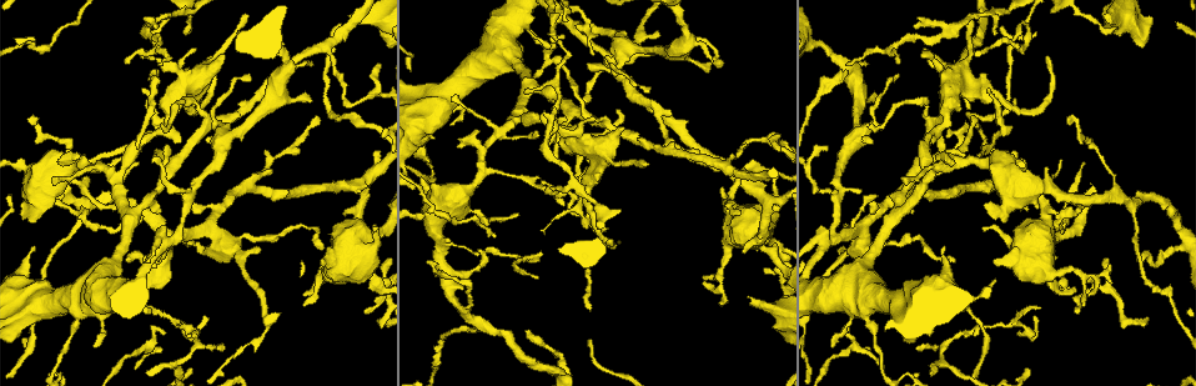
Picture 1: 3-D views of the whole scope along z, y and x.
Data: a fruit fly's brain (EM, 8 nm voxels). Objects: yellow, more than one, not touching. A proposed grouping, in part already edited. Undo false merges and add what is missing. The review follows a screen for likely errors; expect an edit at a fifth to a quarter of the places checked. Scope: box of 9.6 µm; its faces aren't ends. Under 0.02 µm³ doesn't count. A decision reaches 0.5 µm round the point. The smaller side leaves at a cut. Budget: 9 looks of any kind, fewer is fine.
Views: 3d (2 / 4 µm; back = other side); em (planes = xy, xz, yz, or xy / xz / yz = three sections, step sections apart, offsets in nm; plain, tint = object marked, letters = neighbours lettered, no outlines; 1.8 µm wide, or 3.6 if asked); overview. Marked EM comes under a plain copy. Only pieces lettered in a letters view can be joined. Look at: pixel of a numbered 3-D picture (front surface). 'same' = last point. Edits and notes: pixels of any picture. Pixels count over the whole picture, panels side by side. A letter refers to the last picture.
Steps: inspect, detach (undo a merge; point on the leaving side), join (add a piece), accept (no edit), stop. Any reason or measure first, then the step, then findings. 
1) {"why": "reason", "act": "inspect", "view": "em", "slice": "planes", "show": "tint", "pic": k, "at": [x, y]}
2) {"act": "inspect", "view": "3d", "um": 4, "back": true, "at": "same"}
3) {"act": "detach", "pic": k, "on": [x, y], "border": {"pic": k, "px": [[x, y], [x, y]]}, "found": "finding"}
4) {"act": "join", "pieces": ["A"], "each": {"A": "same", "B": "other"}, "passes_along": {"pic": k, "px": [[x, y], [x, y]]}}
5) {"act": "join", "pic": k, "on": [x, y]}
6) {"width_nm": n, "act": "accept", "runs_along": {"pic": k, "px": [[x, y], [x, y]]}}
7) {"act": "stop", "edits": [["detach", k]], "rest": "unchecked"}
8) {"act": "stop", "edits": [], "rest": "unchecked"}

{"why": "free end", "act": "inspect", "view": "3d", "um": 4, "pic": 1, "at": [431, 139]}

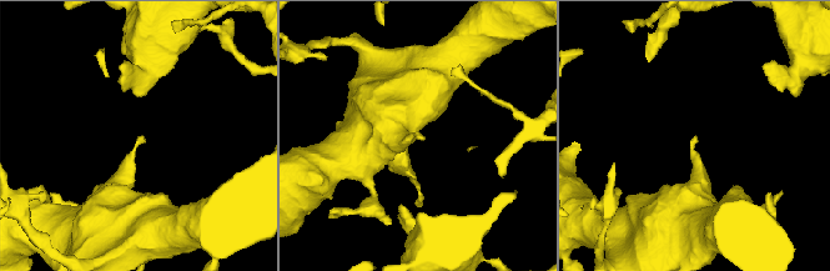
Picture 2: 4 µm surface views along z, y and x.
{"why": "need the tissue", "act": "inspect", "view": "em", "slice": "xz", "step": 8, "show": "letters", "pic": 2, "at": [422, 138]}

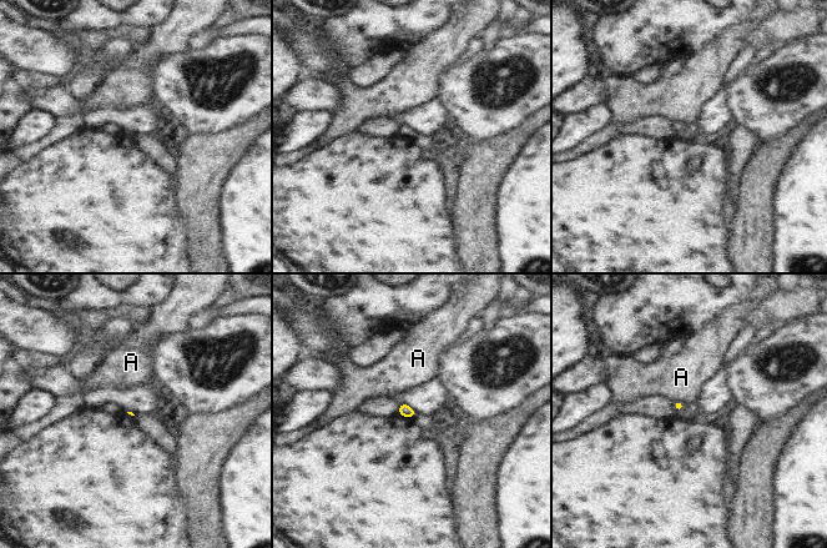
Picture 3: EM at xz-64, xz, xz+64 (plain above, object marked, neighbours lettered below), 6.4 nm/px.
{"act": "accept", "each": {"A": "other"}, "border": {"pic": 3, "px": [[674, 398], [686, 407]]}, "found": "no lettered piece goes on from it"}

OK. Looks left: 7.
{"why": "sudden change in width", "act": "inspect", "view": "3d", "um": 2, "back": true, "pic": 1, "at": [582, 203]}

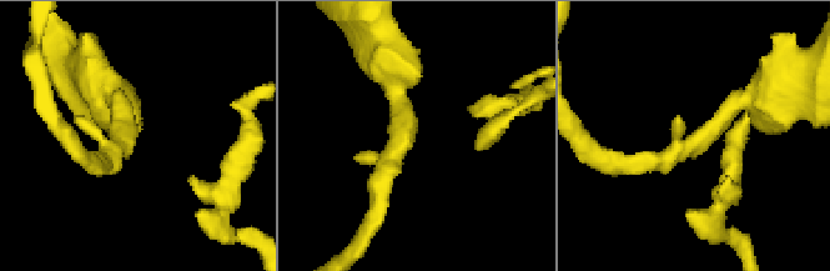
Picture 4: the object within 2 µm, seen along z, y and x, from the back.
{"why": "shape alone is not enough", "act": "inspect", "view": "em", "slice": "planes", "show": "letters", "pic": 4, "at": [121, 144]}

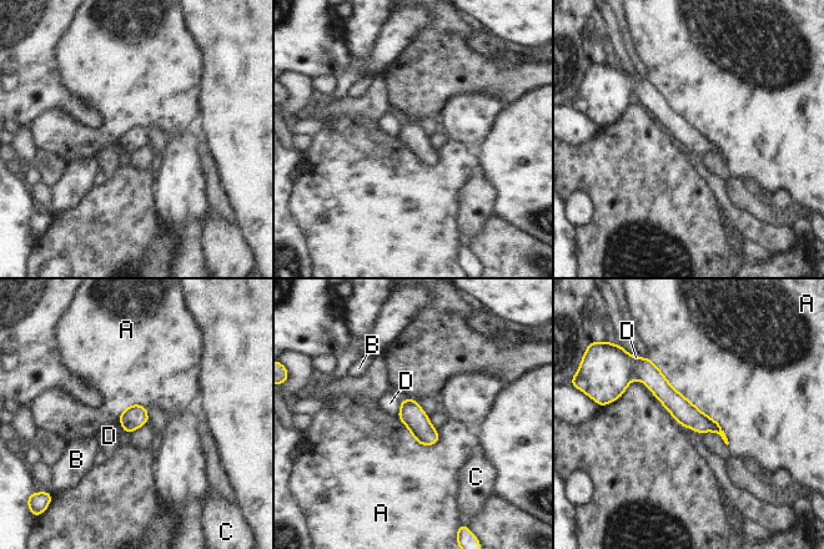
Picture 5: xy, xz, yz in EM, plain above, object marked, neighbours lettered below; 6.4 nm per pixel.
{"longest_contact_nm": ["A", 750], "act": "accept", "each": {"A": "other", "B": "other", "C": "other", "D": "other"}, "runs_along": {"pic": 5, "px": [[646, 361], [691, 417], [718, 429]]}, "found": "all the same neuron"}

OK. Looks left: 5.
{"why": "stops while still wide", "act": "inspect", "view": "3d", "um": 2, "pic": 1, "at": [348, 15]}

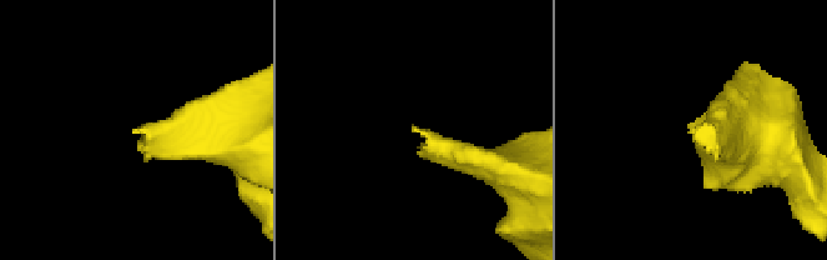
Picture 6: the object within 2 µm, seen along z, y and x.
{"why": "need the tissue", "act": "inspect", "view": "em", "slice": "planes", "show": "tint", "pic": 6, "at": [137, 133]}

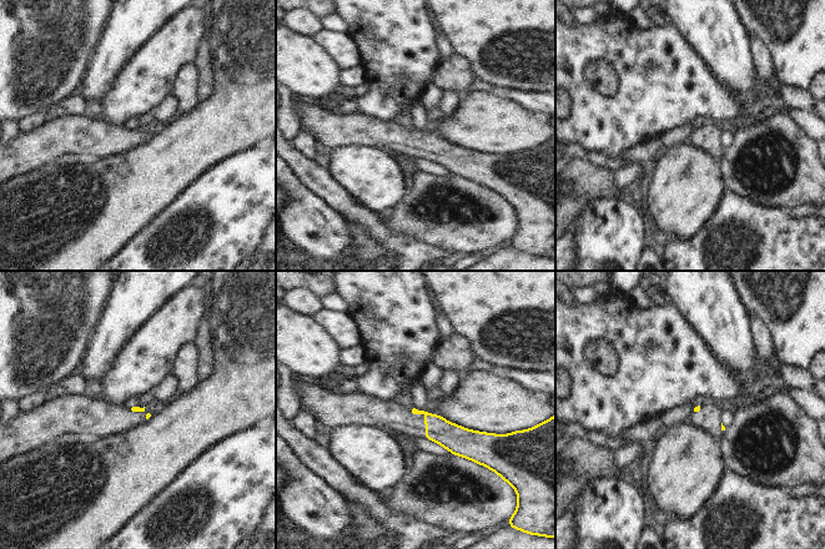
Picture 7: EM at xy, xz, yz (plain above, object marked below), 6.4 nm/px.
{"act": "inspect", "view": "em", "slice": "planes", "show": "letters", "at": "same"}

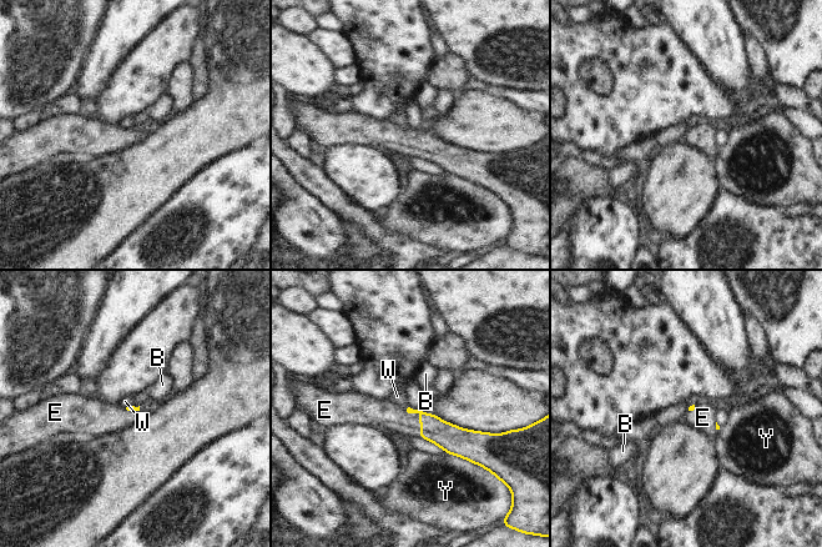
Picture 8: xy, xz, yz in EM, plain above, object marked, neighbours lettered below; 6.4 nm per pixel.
{"act": "join", "pieces": ["E"], "each": {"B": "other", "E": "same", "W": "other", "Y": "other"}, "passes_along": {"pic": 8, "px": [[453, 440], [420, 418], [382, 415]]}, "found": "it goes on there"}

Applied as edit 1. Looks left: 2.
{"why": "thin end", "act": "inspect", "view": "em", "slice": "planes", "show": "letters", "pic": 1, "at": [309, 303]}

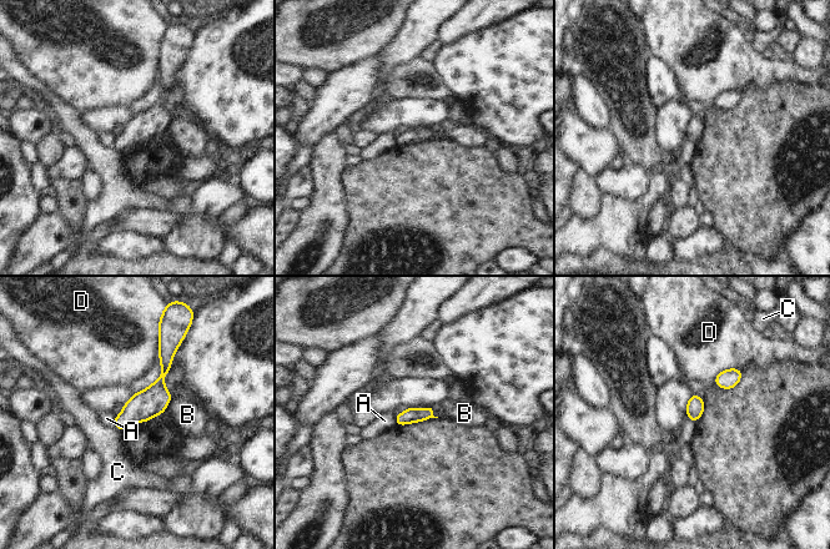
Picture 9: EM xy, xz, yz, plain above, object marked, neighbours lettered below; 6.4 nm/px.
{"width_nm": 100, "act": "accept", "each": {"A": "other", "B": "other", "C": "other", "D": "other"}, "runs_along": {"pic": 9, "px": [[161, 346], [160, 384], [116, 424]]}, "found": "no lettered piece goes on from it"}

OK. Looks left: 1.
{"act": "stop", "edits": [["join", 8]], "rest": "unchecked"}

